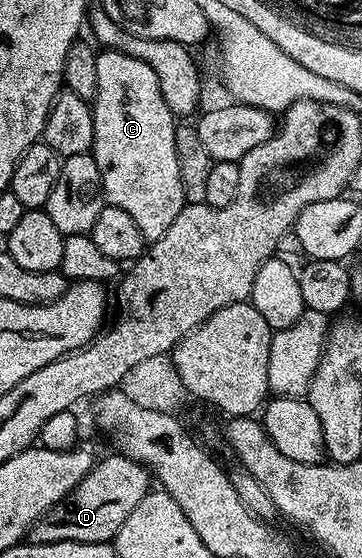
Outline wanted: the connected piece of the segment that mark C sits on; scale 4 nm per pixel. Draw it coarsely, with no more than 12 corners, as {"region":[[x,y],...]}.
{"region":[[97,53],[105,203],[157,242],[184,207],[178,122],[148,64]]}

